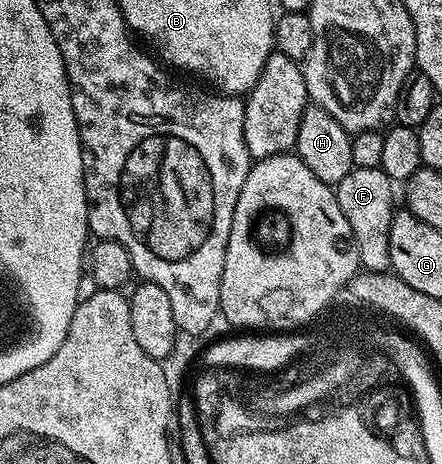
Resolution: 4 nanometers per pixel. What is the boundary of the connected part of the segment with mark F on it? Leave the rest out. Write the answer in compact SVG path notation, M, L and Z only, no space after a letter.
M353 167L342 181L334 184L336 200L342 208L346 221L350 221L350 229L354 233L354 241L358 245L358 257L361 268L365 271L388 271L390 261L390 225L396 199L392 196L394 180L381 167L362 169Z

